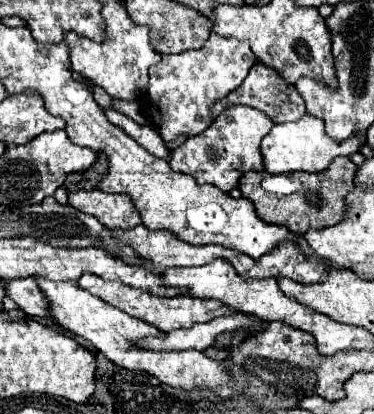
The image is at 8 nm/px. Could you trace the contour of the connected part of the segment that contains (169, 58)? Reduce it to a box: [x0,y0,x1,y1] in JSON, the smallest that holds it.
[149,34,255,142]

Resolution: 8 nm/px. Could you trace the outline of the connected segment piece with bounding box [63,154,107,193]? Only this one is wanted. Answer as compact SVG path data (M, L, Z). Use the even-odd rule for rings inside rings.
M99 154L95 166L91 170L87 170L85 174L83 172L77 172L77 174L71 174L67 180L65 180L65 188L69 190L69 193L77 190L93 190L97 188L97 184L103 180L107 172L107 156L105 154Z

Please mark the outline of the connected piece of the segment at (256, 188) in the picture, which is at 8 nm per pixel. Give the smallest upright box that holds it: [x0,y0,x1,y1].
[239,158,357,234]

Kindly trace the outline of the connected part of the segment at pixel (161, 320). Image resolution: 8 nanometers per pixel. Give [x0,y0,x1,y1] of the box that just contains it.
[79,272,235,332]

